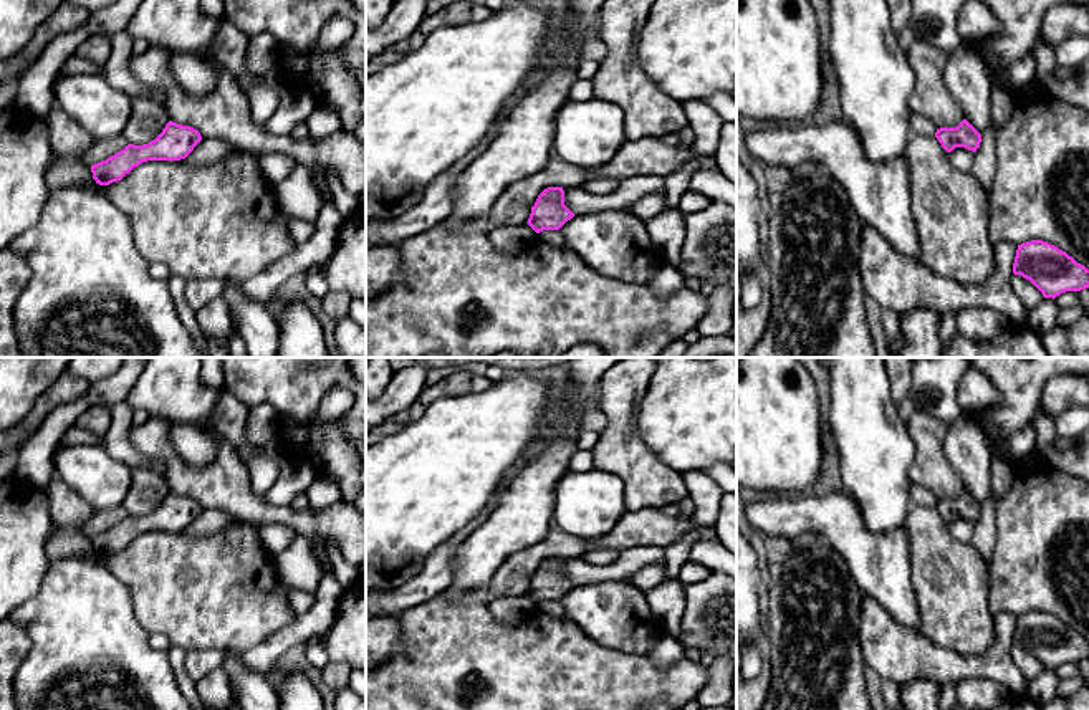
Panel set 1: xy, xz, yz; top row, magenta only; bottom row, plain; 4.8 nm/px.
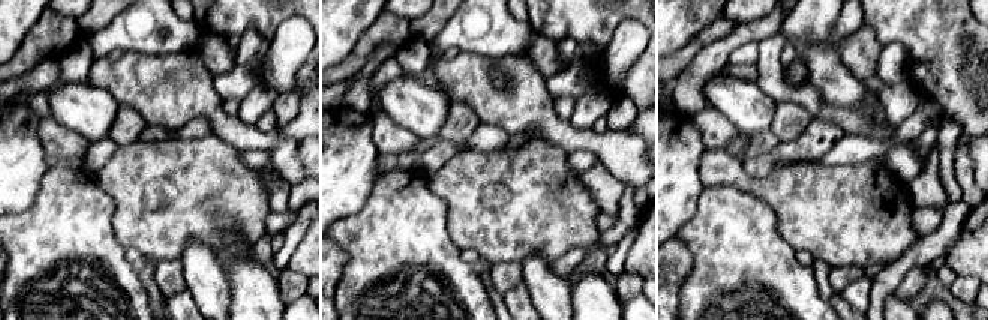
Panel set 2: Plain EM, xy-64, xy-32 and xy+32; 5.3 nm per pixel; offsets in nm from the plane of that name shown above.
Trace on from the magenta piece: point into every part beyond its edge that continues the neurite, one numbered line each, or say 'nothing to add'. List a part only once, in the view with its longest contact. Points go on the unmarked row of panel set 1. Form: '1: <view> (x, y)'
nothing to add

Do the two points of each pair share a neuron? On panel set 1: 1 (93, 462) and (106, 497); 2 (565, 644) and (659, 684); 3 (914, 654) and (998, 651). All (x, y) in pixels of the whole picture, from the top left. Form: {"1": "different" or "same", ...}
{"1": "same", "2": "same", "3": "same"}

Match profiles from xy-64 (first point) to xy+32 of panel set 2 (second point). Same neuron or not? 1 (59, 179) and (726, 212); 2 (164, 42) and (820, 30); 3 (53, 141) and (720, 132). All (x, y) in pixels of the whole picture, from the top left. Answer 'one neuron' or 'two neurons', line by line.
1: one neuron
2: one neuron
3: one neuron

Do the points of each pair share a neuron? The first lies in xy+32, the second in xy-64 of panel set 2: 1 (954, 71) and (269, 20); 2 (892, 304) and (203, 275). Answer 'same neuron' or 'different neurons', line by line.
1: same neuron
2: same neuron

